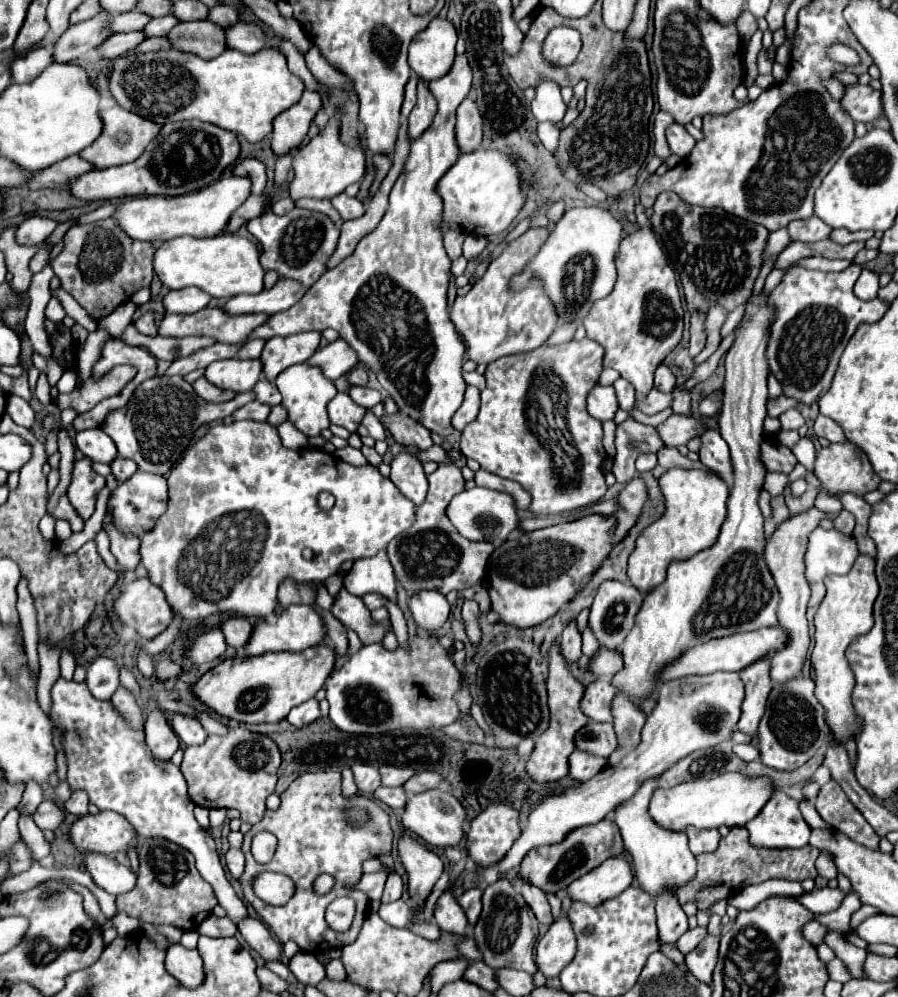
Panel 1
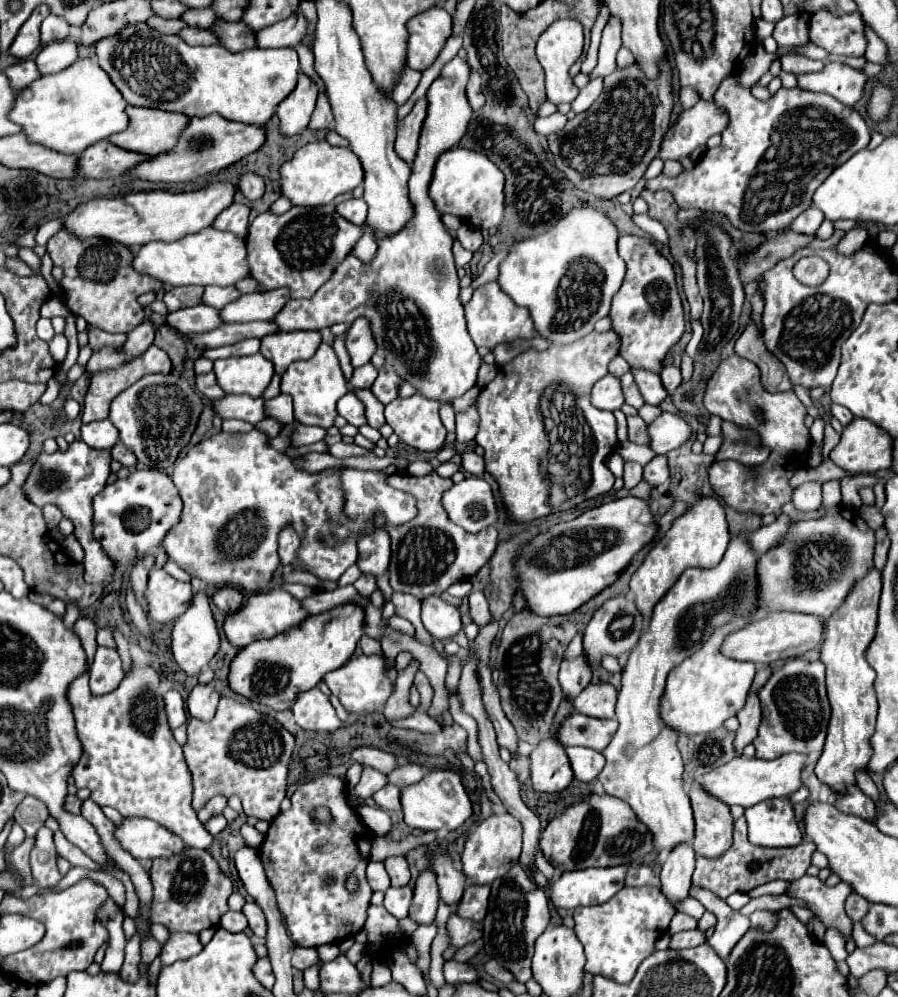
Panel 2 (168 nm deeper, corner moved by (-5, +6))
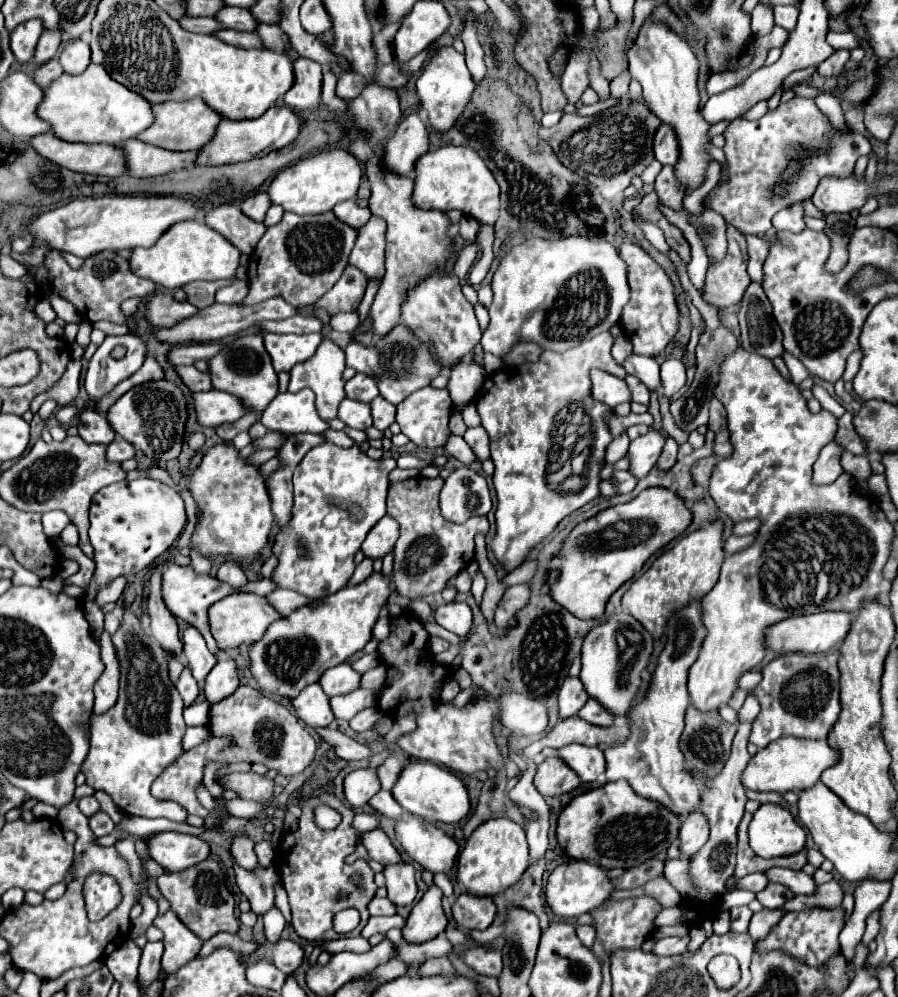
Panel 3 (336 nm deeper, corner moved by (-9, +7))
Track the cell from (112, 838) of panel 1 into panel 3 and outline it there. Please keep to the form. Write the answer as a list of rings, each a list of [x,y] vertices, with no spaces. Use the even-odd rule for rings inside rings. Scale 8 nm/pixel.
[[[159,832],[147,840],[149,856],[167,872],[187,870],[209,858],[209,844],[199,836]]]

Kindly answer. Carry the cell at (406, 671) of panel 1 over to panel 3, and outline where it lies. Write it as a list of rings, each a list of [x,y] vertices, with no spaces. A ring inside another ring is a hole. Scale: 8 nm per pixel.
[[[343,662],[333,668],[327,668],[321,674],[319,684],[327,696],[339,696],[339,694],[349,694],[357,690],[359,680],[361,680],[361,674],[357,674],[347,662]]]

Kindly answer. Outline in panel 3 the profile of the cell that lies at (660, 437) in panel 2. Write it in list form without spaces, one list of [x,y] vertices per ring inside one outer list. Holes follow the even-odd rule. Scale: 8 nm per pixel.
[[[649,430],[645,436],[639,436],[637,440],[631,442],[625,456],[629,460],[629,472],[637,480],[645,478],[647,472],[655,466],[659,454],[661,454],[661,448],[663,448],[663,440],[665,440],[663,432]]]

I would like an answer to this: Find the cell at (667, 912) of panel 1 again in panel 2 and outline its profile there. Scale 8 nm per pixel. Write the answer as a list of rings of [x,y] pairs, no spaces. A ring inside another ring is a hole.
[[[679,845],[679,849],[673,849],[673,853],[669,853],[669,857],[665,859],[659,873],[661,893],[673,907],[685,897],[689,897],[693,869],[695,869],[695,851],[691,845]]]

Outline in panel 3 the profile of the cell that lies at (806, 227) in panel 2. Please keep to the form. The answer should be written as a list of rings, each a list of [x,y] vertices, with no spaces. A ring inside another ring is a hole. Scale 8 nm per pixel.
[[[793,204],[789,208],[783,208],[773,218],[773,226],[775,226],[775,230],[801,232],[805,228],[805,222],[803,222],[803,206],[801,204]]]

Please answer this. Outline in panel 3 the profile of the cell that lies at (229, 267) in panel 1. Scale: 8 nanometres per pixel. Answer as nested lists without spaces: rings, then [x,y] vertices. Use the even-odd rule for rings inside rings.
[[[185,220],[169,226],[165,236],[161,236],[151,248],[133,248],[129,264],[133,274],[153,280],[167,290],[175,290],[193,280],[233,278],[239,268],[239,256],[241,252],[237,252],[237,248],[233,248],[233,244],[221,234],[195,220]]]

